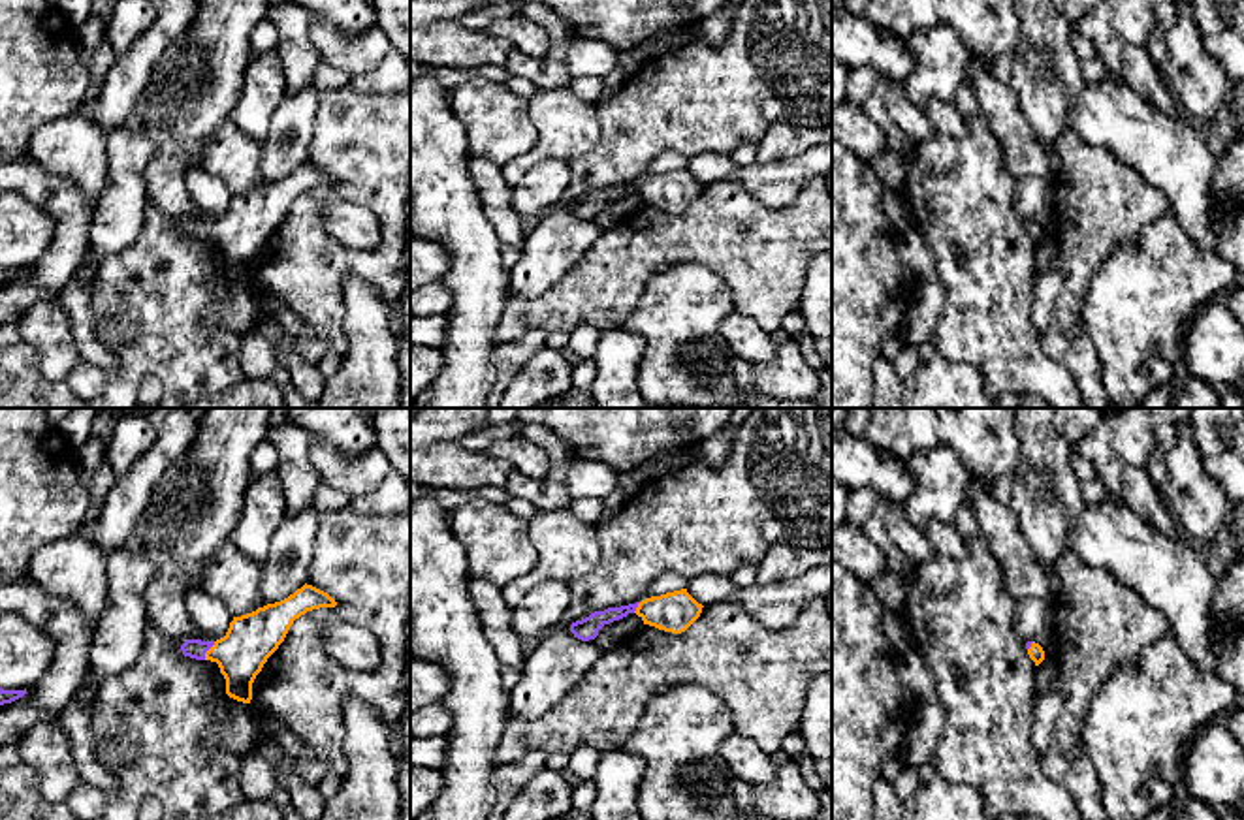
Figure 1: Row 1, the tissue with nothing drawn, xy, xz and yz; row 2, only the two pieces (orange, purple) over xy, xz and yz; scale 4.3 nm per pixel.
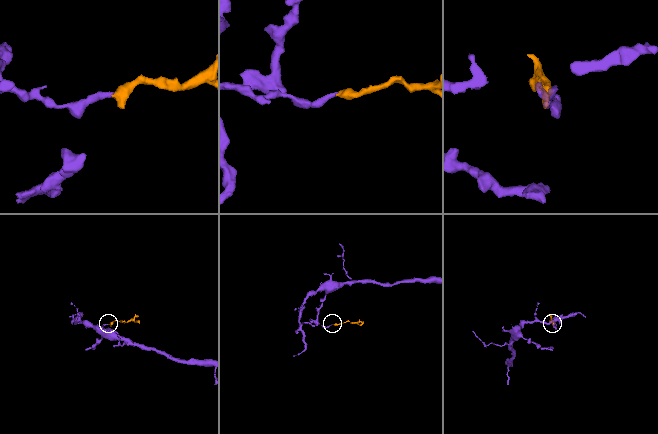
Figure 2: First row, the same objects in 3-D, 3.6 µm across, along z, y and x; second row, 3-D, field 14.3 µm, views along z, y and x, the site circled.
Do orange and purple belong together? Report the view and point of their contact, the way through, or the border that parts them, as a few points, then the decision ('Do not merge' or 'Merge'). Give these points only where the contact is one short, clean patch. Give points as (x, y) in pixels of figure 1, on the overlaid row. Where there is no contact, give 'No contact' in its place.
Touches orange at xy (207, 651). Path across: xy (253, 638), (239, 651), (207, 651), (196, 649). Merge

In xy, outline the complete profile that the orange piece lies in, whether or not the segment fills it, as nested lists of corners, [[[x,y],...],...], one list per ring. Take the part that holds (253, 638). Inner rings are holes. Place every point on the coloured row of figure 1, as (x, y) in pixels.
[[[305,583],[280,602],[233,617],[224,638],[216,641],[186,639],[181,651],[196,660],[216,662],[226,679],[226,694],[250,703],[256,675],[284,641],[294,621],[307,611],[335,606],[337,602],[327,592]]]

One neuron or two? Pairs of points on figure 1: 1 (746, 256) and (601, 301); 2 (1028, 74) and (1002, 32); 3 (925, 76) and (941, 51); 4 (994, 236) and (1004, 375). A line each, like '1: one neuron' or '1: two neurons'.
1: one neuron
2: two neurons
3: one neuron
4: one neuron

